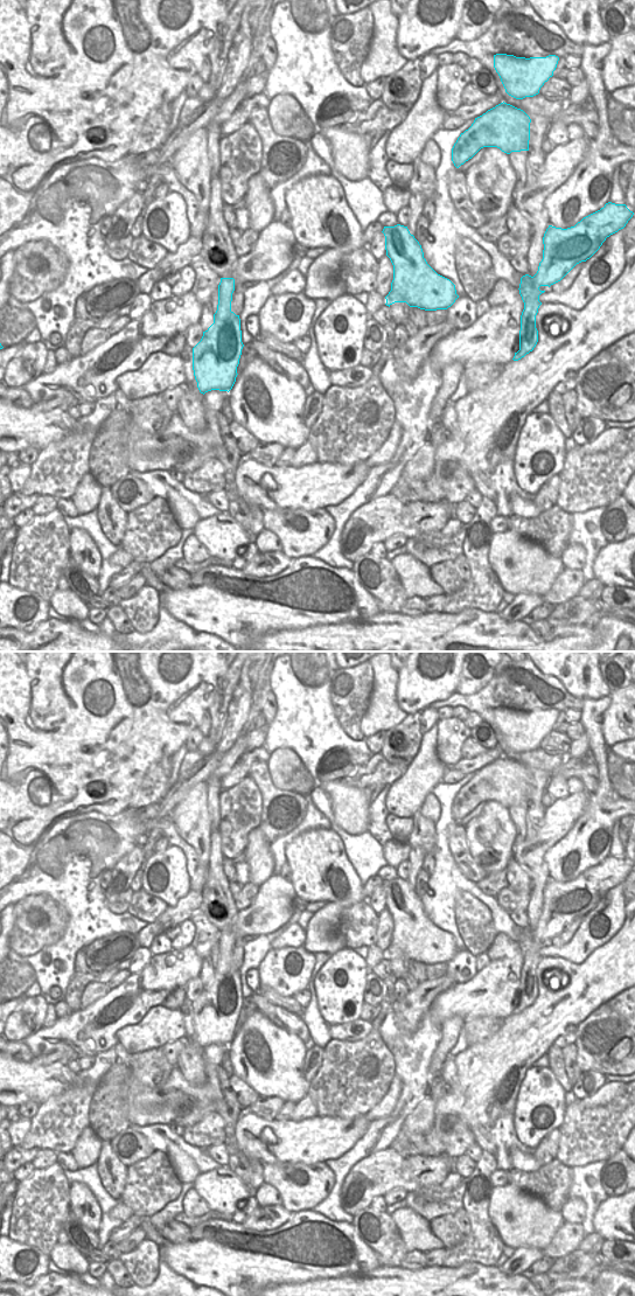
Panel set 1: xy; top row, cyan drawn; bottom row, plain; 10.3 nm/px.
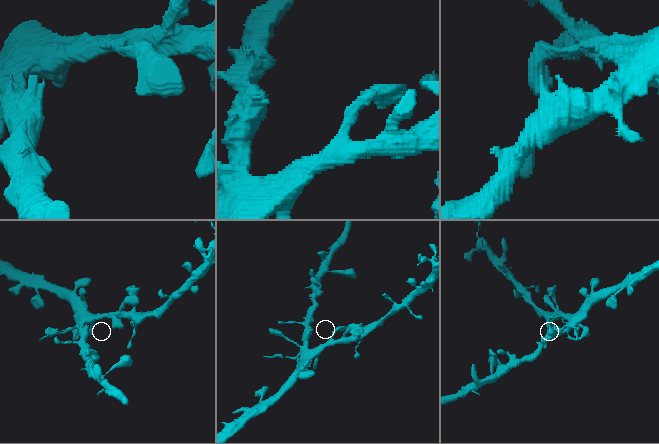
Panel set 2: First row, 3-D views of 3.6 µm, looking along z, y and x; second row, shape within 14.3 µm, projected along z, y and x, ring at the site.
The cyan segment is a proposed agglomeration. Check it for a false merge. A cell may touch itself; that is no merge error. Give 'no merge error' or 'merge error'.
no merge error

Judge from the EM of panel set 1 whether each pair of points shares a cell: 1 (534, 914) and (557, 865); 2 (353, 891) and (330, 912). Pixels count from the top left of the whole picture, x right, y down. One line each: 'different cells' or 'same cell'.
1: different cells
2: different cells

